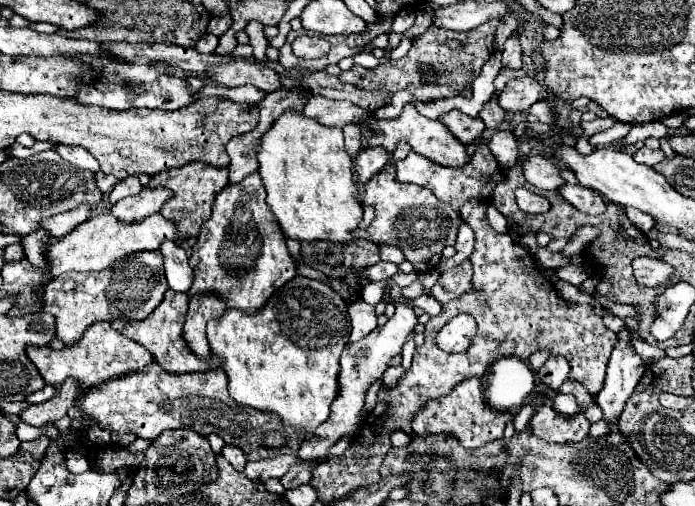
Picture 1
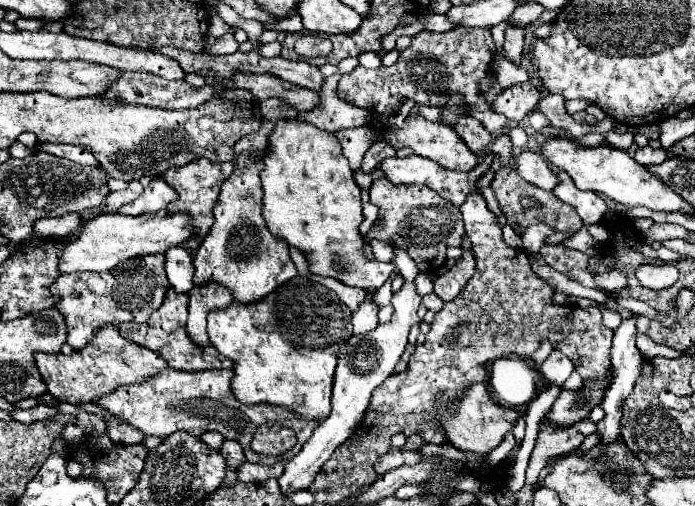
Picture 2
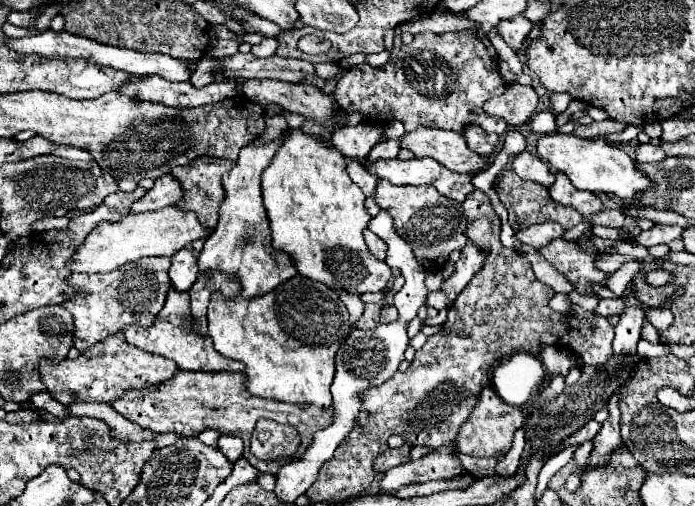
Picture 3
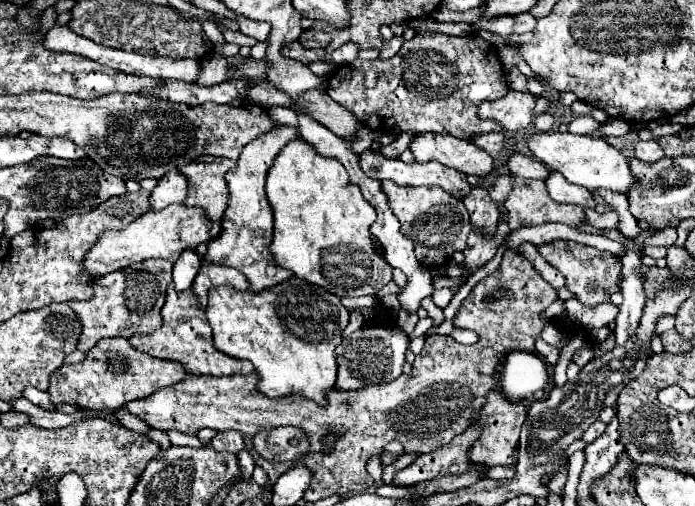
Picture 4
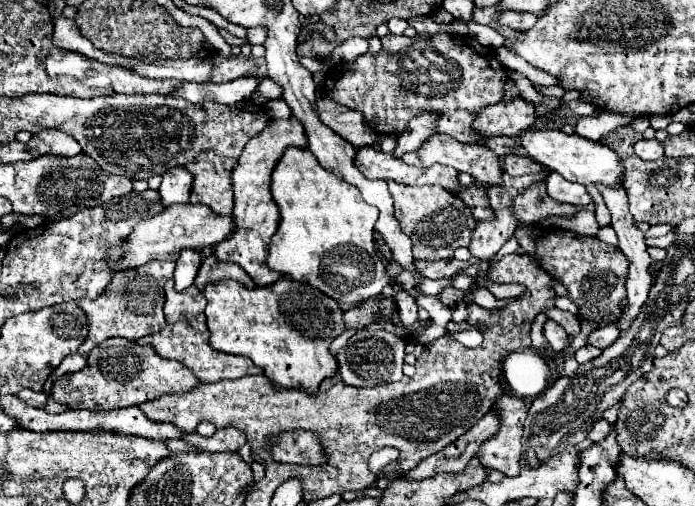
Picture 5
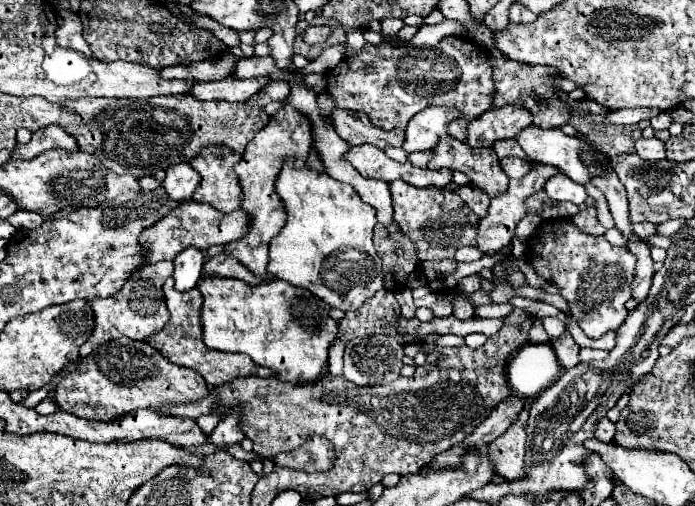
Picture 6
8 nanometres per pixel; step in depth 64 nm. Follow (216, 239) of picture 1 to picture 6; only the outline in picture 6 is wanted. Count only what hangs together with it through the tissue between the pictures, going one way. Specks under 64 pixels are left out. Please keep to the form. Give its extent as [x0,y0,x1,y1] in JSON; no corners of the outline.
[224,104,312,280]

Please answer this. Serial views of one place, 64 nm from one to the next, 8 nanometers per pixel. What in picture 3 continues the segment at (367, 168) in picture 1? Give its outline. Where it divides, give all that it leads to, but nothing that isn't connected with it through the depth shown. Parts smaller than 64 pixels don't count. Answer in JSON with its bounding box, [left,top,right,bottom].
[366,140,400,164]

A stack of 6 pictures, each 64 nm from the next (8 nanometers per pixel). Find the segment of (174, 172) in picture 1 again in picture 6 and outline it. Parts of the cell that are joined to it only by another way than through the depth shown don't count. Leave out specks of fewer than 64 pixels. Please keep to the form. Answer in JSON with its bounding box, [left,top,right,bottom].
[190,146,240,212]

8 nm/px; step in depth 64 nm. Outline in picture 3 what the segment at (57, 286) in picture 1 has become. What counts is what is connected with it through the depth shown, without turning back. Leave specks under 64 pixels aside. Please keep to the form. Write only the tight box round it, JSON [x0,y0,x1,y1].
[62,257,172,352]

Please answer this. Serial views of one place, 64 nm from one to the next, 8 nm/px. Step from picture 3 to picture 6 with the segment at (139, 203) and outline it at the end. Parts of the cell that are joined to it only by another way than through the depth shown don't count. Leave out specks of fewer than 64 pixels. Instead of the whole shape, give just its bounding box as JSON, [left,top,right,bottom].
[162,164,200,202]

